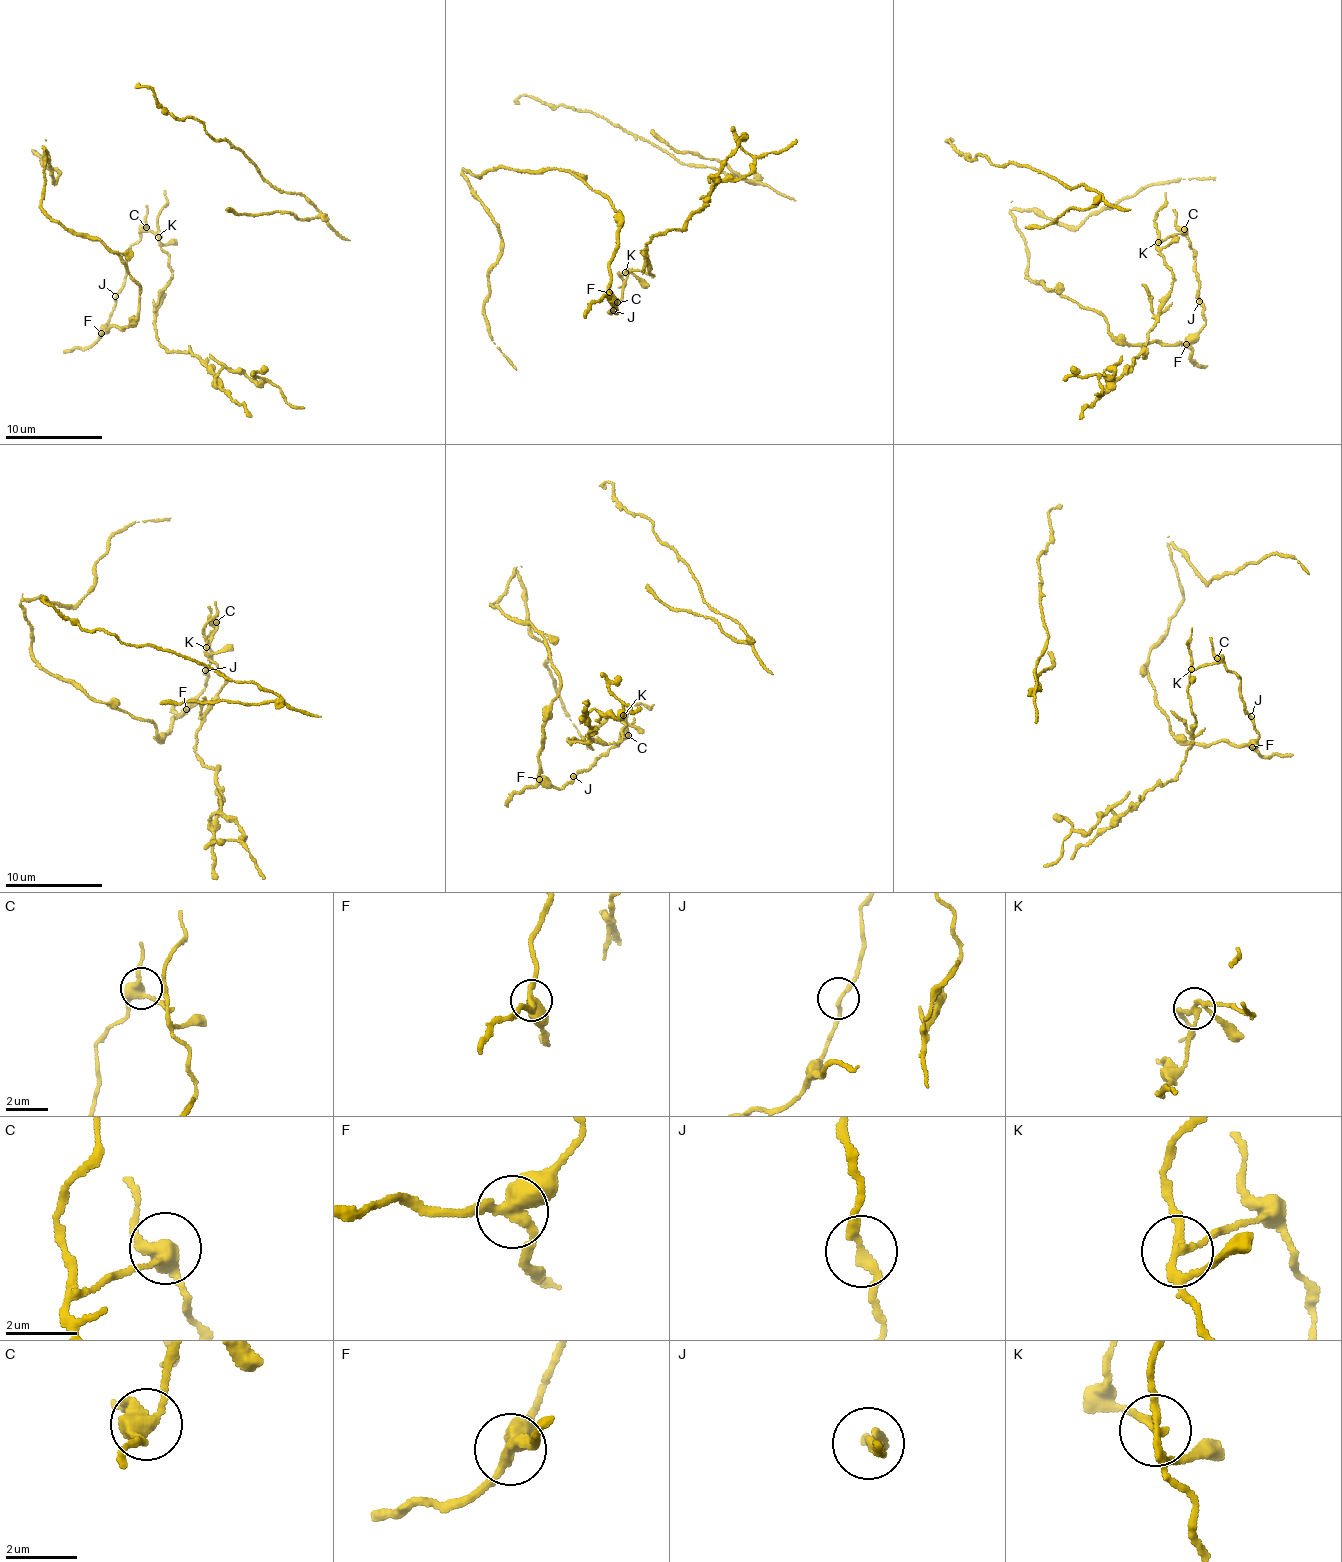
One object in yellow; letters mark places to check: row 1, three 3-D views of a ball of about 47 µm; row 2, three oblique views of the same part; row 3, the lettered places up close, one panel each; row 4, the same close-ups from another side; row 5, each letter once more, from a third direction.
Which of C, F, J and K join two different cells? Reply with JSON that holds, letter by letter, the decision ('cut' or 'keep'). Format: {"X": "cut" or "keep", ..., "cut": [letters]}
{"C": "keep", "F": "cut", "J": "keep", "K": "cut", "cut": ["F", "K"]}

